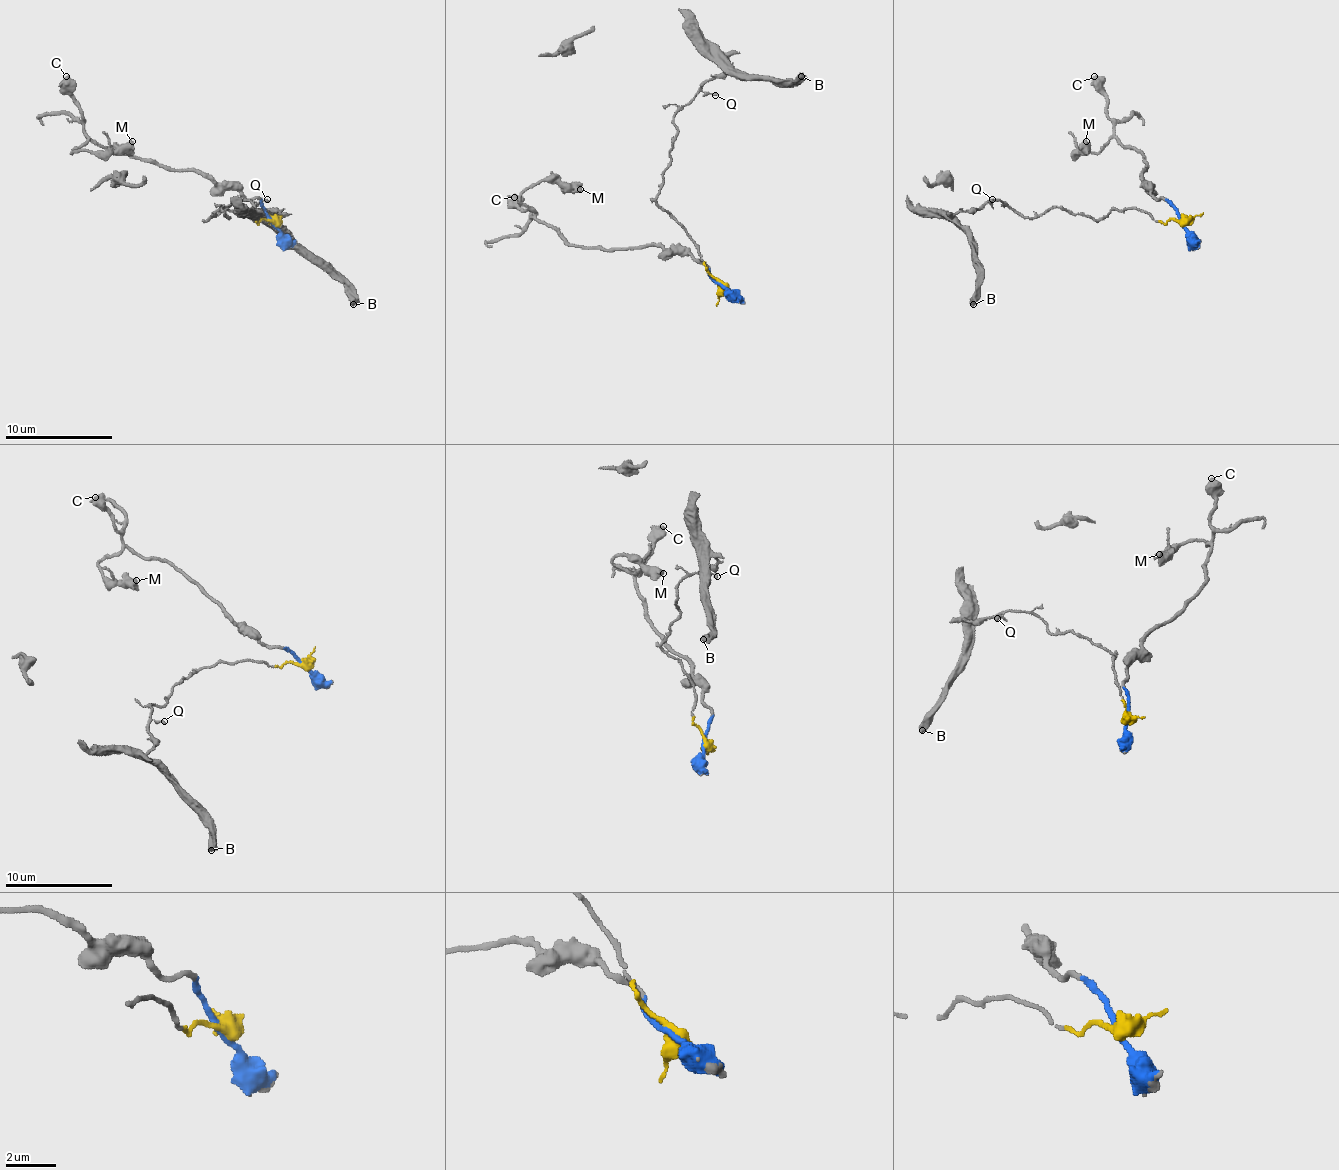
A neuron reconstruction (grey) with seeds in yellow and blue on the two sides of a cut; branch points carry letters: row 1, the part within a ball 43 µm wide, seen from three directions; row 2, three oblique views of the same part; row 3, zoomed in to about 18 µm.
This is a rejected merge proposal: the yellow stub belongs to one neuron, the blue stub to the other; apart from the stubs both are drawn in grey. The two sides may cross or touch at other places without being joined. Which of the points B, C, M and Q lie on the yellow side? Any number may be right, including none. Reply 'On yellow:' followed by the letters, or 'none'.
On yellow: B, Q

